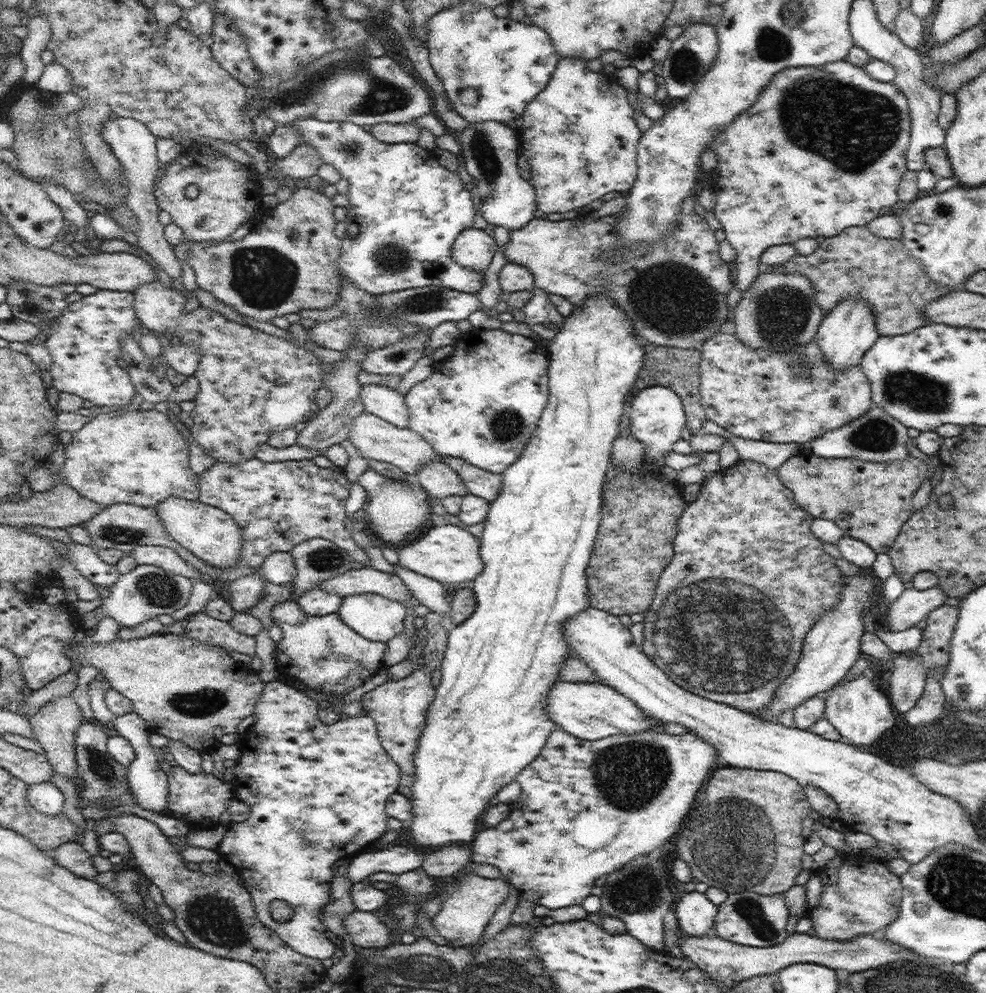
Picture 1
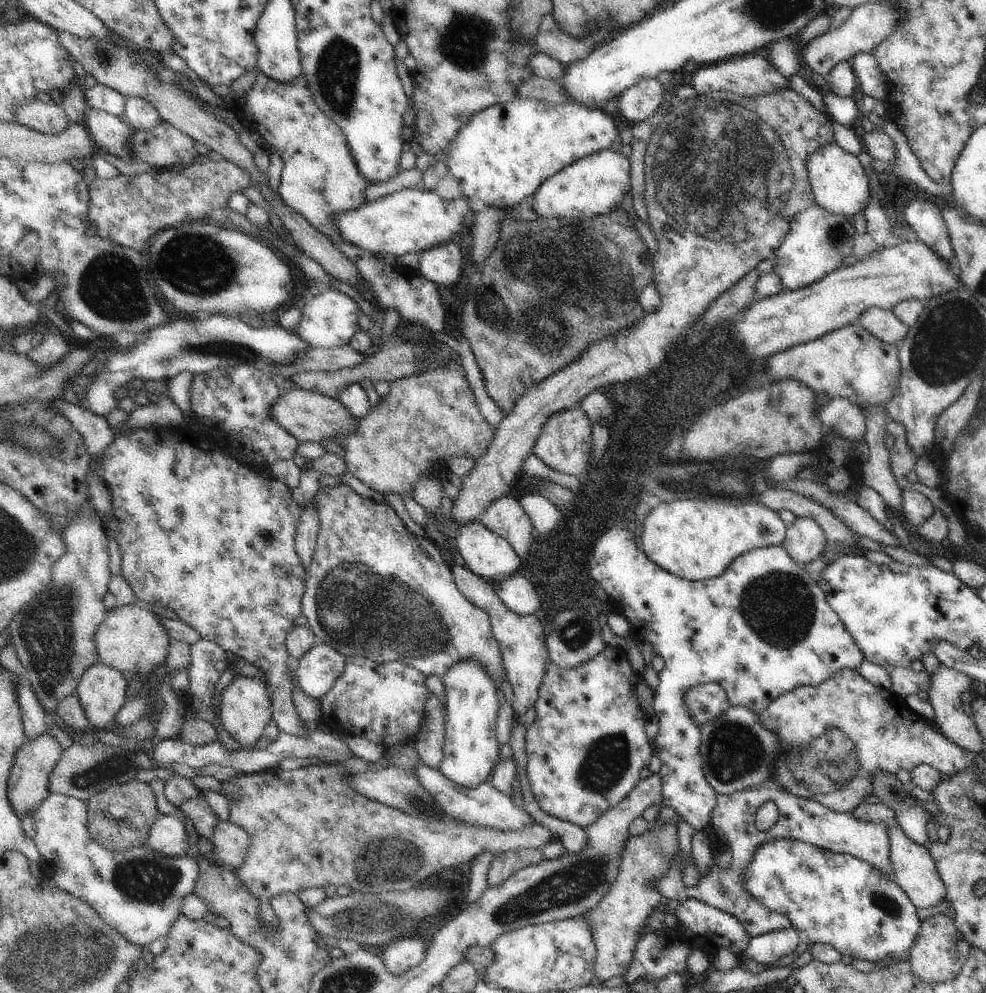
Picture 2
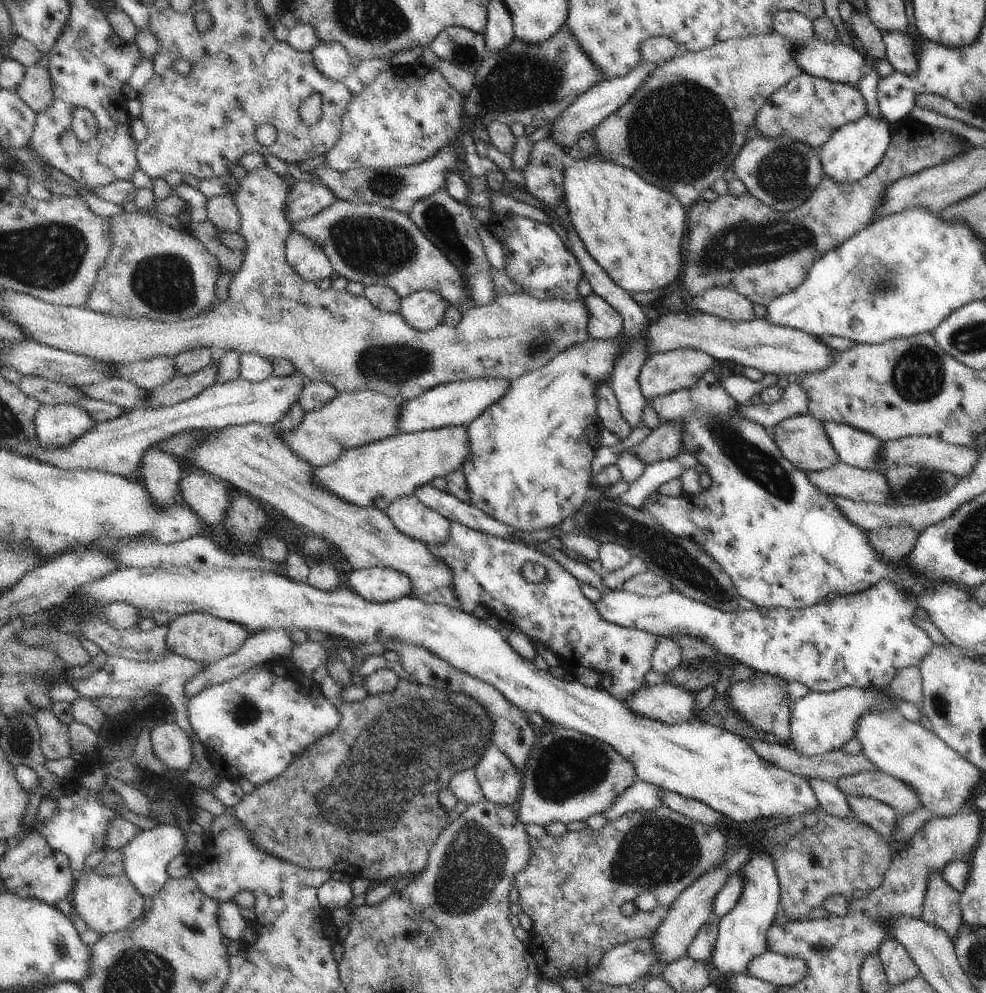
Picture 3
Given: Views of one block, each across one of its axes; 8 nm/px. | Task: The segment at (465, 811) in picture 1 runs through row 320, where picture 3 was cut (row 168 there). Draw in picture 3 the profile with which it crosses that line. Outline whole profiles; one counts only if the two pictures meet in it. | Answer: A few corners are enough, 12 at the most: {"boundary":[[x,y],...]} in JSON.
{"boundary":[[595,156],[563,200],[585,252],[627,294],[683,270],[687,214]]}

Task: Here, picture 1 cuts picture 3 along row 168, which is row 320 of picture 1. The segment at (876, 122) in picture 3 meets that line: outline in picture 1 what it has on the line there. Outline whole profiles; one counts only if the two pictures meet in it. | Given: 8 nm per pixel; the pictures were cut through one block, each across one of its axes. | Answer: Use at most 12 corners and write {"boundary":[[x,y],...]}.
{"boundary":[[863,298],[823,316],[815,342],[833,370],[859,366],[881,334]]}

